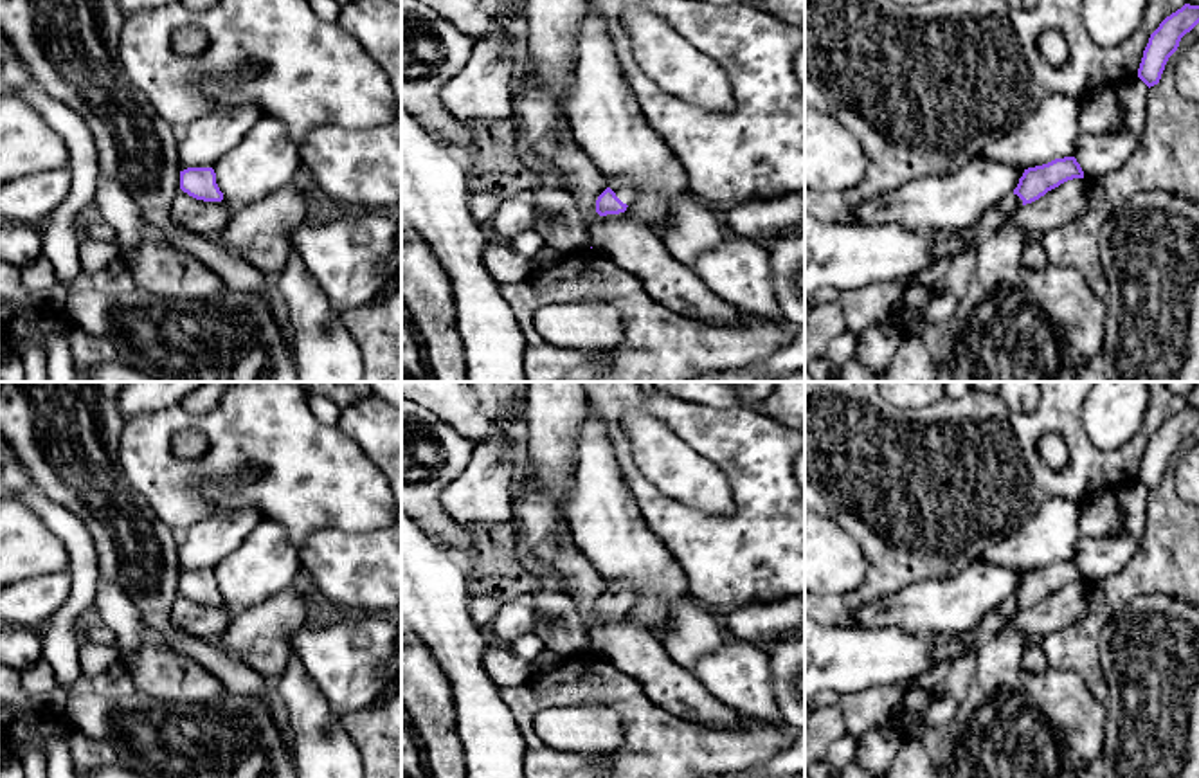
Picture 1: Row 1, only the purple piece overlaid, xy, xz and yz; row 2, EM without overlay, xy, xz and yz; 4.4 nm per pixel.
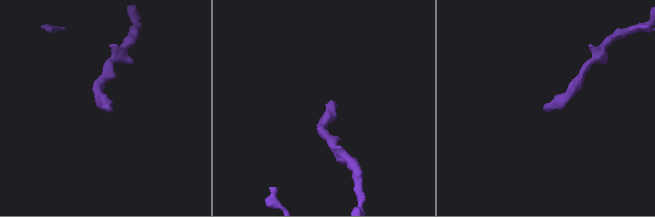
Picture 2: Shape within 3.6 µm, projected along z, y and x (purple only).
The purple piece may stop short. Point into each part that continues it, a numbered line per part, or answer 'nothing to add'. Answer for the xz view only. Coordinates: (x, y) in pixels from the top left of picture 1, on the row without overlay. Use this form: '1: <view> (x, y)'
1: xz (620, 589)

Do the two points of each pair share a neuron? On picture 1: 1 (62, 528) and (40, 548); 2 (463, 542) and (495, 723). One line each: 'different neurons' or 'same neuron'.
1: different neurons
2: different neurons

